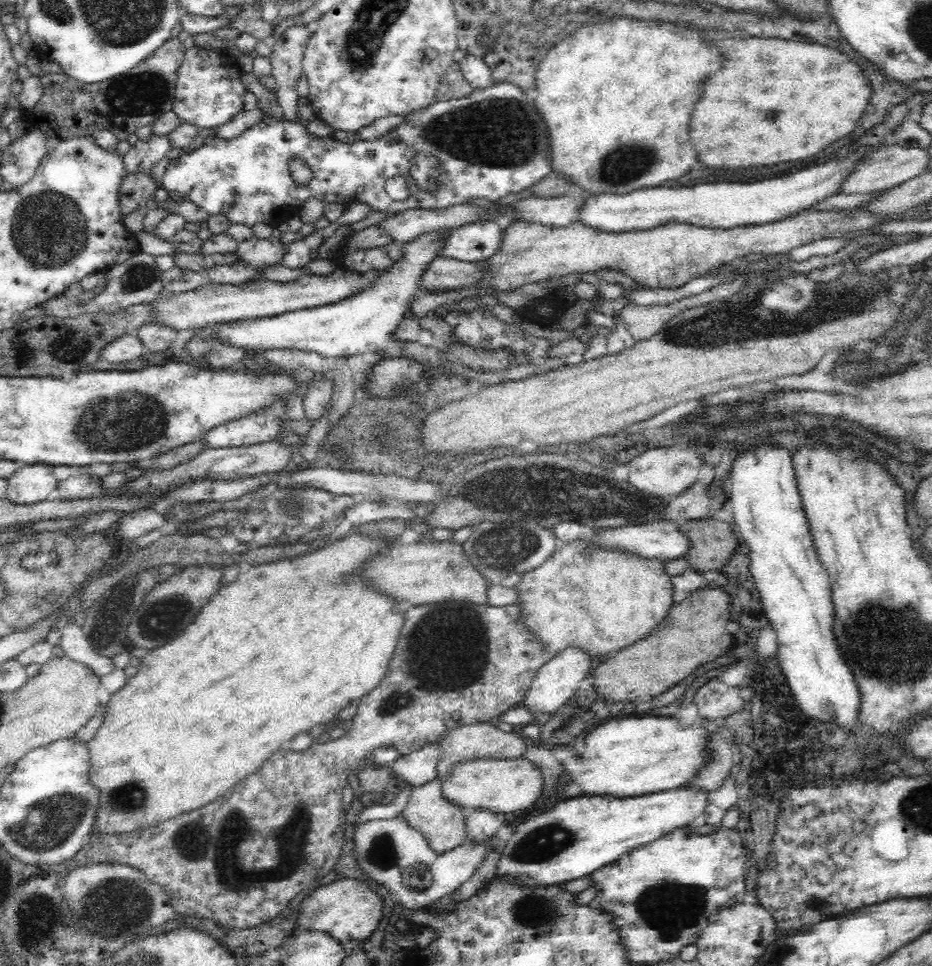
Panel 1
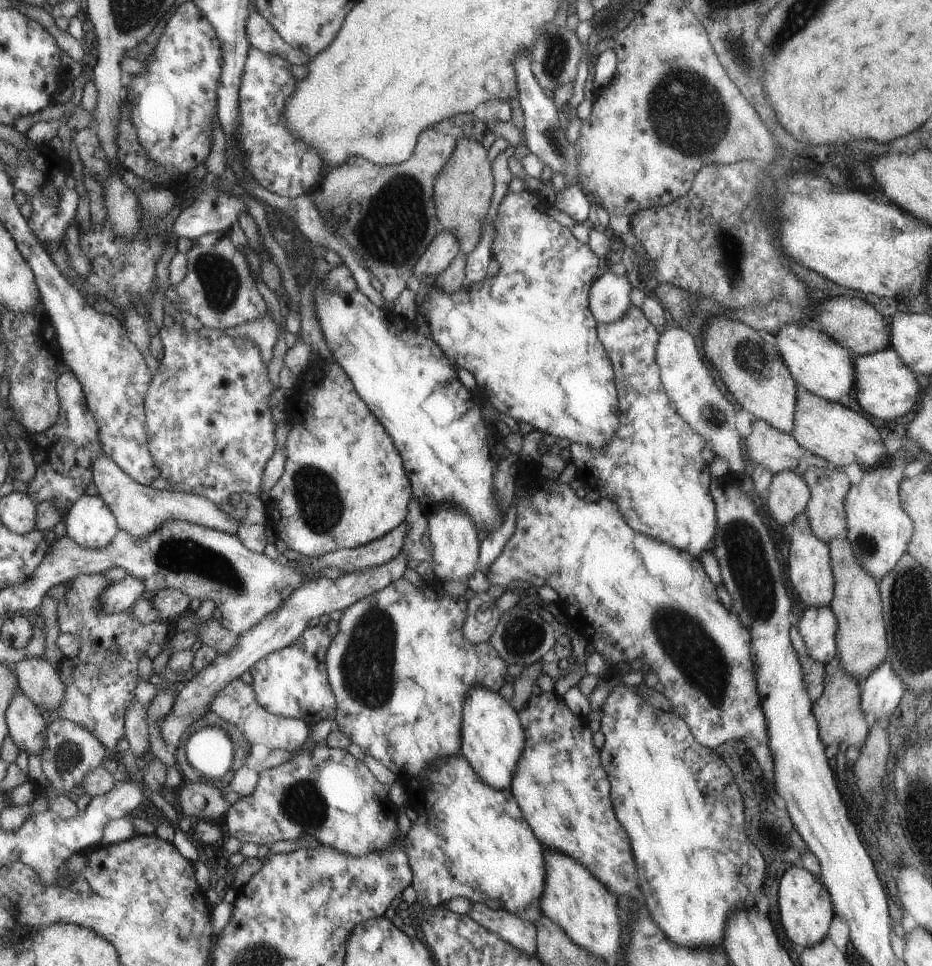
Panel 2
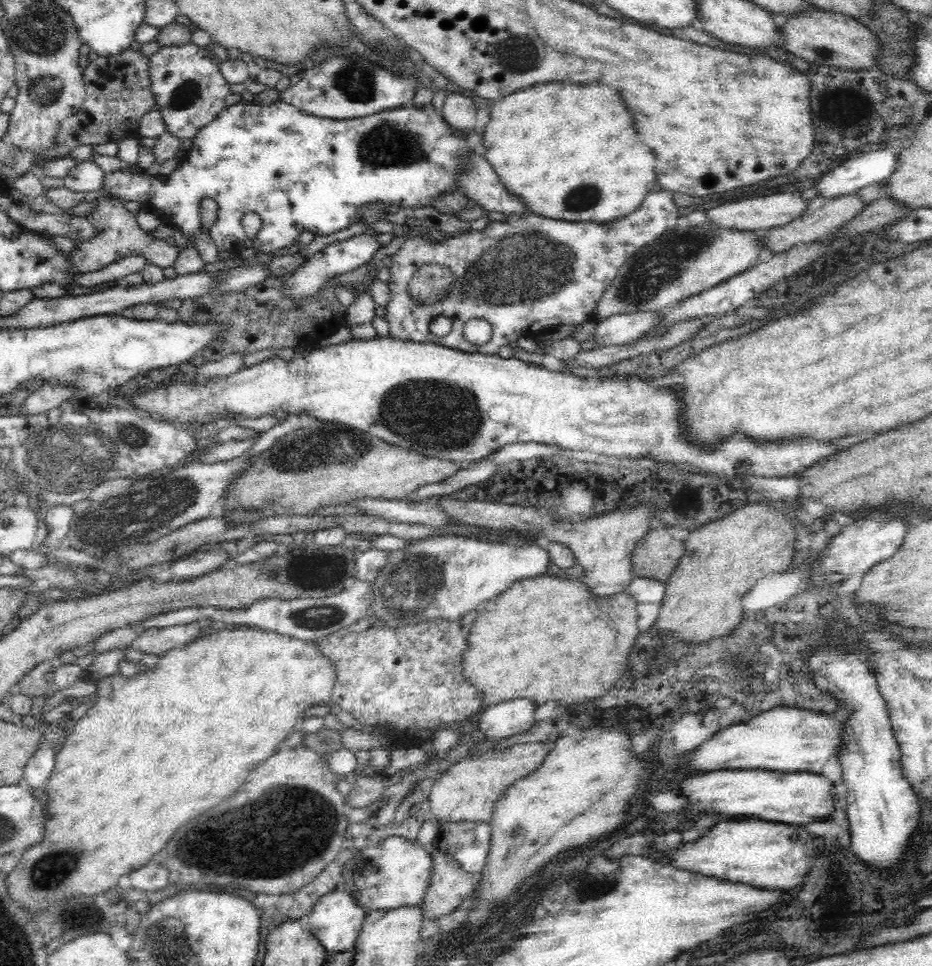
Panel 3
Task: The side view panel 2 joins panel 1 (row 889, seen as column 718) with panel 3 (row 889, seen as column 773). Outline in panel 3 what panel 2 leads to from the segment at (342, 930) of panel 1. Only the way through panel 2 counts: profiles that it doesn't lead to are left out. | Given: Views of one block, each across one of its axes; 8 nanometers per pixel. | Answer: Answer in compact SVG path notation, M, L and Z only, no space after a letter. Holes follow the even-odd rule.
M387 836L375 848L369 847L362 850L360 854L352 858L352 861L344 865L342 884L344 884L346 891L368 912L370 910L393 910L406 905L420 905L424 900L424 896L426 896L426 890L430 888L432 865L434 865L433 854L426 850L423 845L418 845L415 840L404 836Z

